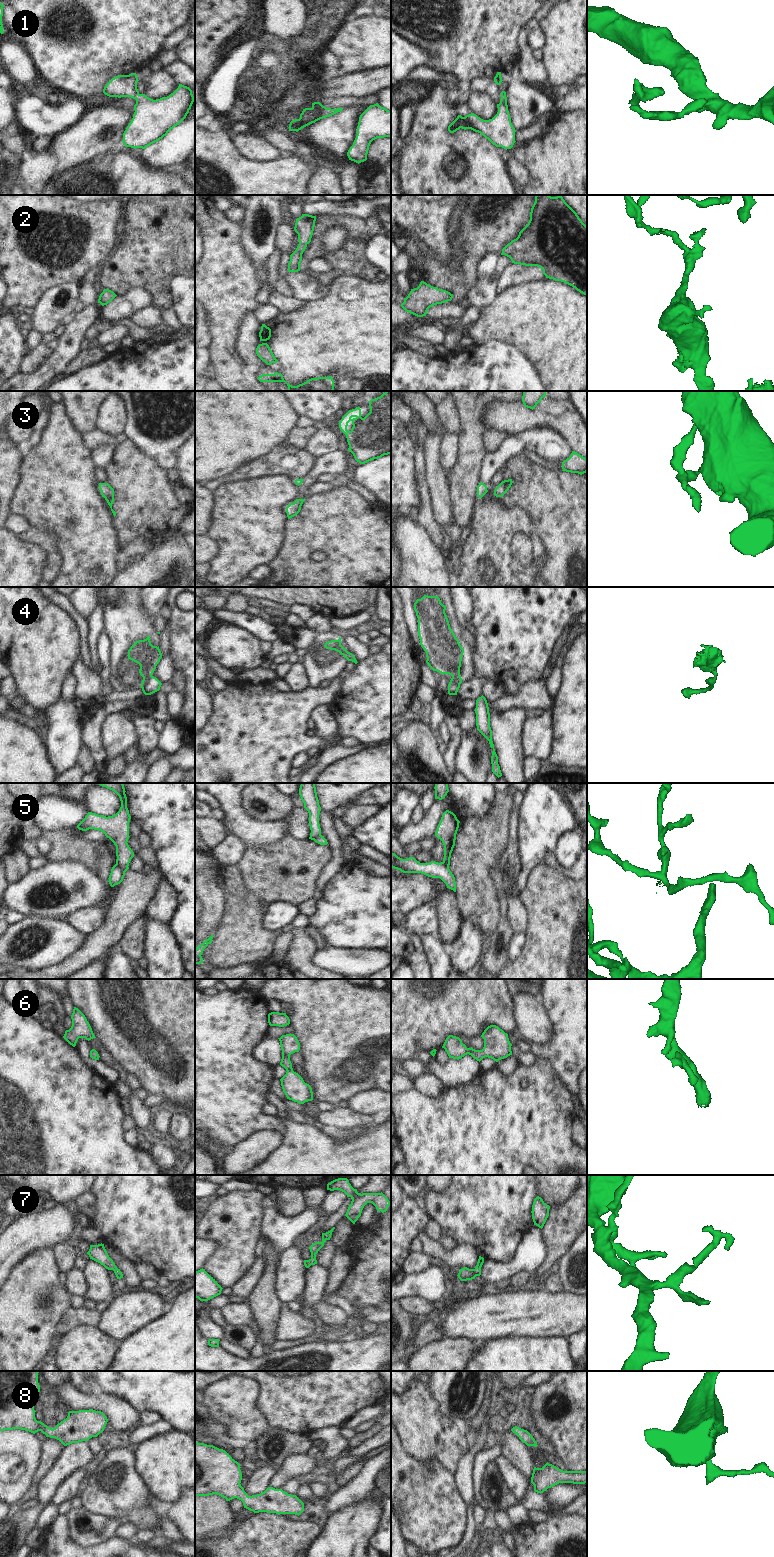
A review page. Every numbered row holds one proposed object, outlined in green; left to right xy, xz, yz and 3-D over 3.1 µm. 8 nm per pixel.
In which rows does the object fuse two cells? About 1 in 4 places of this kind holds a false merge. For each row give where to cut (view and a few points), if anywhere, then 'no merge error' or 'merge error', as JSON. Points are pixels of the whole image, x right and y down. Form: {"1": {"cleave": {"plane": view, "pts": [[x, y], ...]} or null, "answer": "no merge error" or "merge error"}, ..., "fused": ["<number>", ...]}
{"1": {"cleave": null, "answer": "no merge error"}, "2": {"cleave": null, "answer": "no merge error"}, "3": {"cleave": null, "answer": "no merge error"}, "4": {"cleave": {"plane": "xy", "pts": [[151, 674], [143, 677]]}, "answer": "merge error"}, "5": {"cleave": {"plane": "xy", "pts": [[116, 863], [122, 870], [121, 881]]}, "answer": "merge error"}, "6": {"cleave": null, "answer": "no merge error"}, "7": {"cleave": null, "answer": "no merge error"}, "8": {"cleave": null, "answer": "no merge error"}, "fused": ["4", "5"]}

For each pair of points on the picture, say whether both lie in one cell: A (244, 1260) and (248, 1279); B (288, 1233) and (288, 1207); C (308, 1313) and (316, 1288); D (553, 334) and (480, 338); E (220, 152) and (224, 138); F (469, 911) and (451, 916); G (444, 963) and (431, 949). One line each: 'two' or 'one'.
A: two
B: two
C: one
D: one
E: one
F: two
G: one

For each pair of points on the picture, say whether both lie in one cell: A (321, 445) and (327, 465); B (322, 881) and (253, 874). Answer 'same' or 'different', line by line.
A: different
B: different

